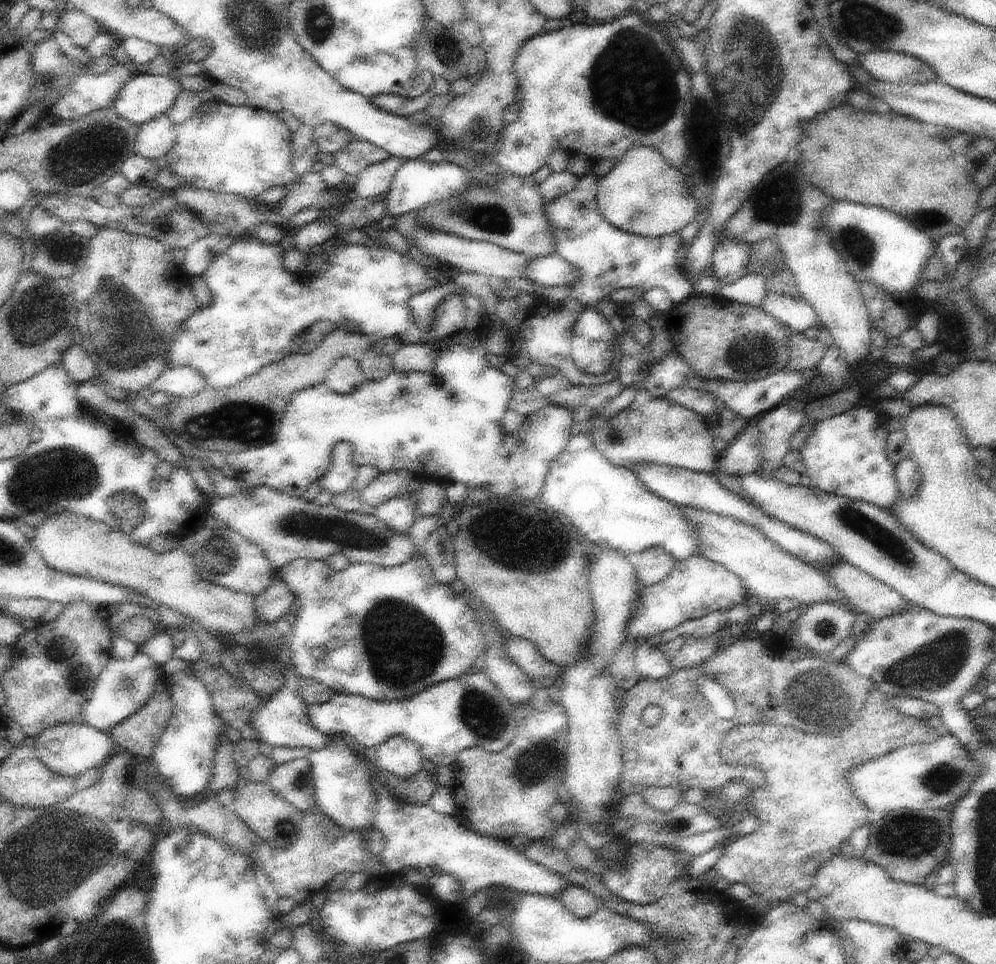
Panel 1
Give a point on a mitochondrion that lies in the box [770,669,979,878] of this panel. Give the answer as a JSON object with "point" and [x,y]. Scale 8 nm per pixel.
{"point":[944,780]}

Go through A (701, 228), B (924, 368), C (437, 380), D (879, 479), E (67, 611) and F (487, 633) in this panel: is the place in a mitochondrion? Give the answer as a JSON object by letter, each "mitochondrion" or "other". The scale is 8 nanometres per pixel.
{"A":"other","B":"other","C":"other","D":"other","E":"other","F":"other"}

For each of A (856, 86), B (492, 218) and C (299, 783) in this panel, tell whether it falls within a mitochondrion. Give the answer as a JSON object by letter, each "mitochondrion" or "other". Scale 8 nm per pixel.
{"A":"other","B":"mitochondrion","C":"mitochondrion"}

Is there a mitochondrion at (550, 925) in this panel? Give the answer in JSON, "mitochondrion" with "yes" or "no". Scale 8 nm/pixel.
{"mitochondrion":"yes"}

